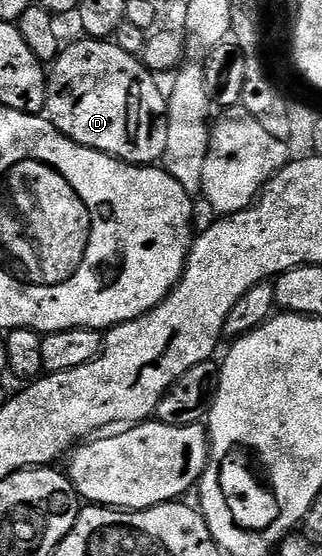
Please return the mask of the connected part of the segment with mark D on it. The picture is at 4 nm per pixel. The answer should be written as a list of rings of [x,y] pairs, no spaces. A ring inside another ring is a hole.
[[[80,39],[74,45],[66,44],[56,61],[52,62],[47,73],[45,83],[45,108],[47,119],[65,137],[69,137],[75,143],[83,147],[91,147],[100,153],[106,153],[125,161],[129,165],[152,165],[156,166],[162,160],[165,148],[167,147],[167,125],[168,125],[168,100],[166,94],[157,86],[158,78],[150,70],[141,64],[134,54],[123,51],[117,44],[109,39]]]

